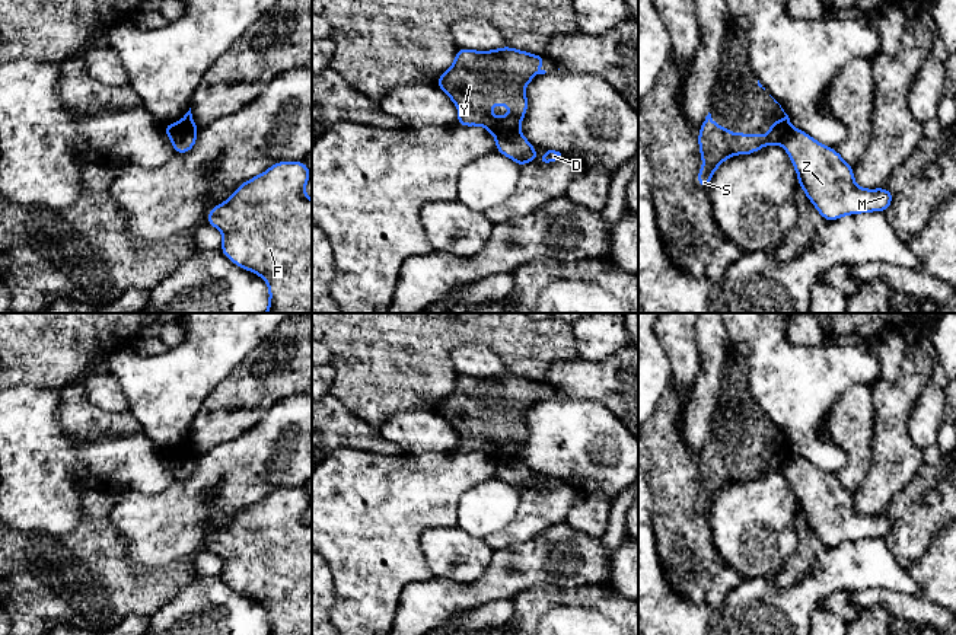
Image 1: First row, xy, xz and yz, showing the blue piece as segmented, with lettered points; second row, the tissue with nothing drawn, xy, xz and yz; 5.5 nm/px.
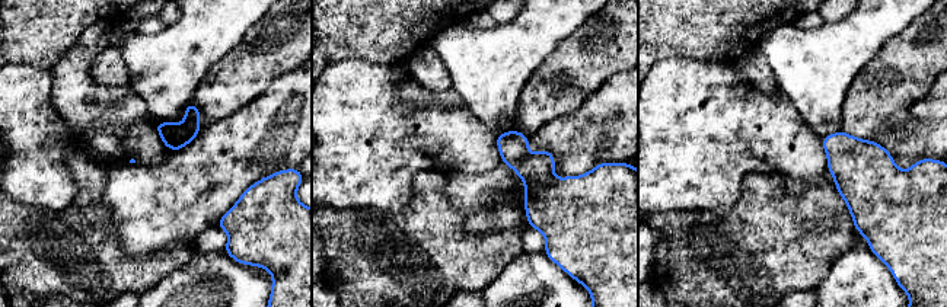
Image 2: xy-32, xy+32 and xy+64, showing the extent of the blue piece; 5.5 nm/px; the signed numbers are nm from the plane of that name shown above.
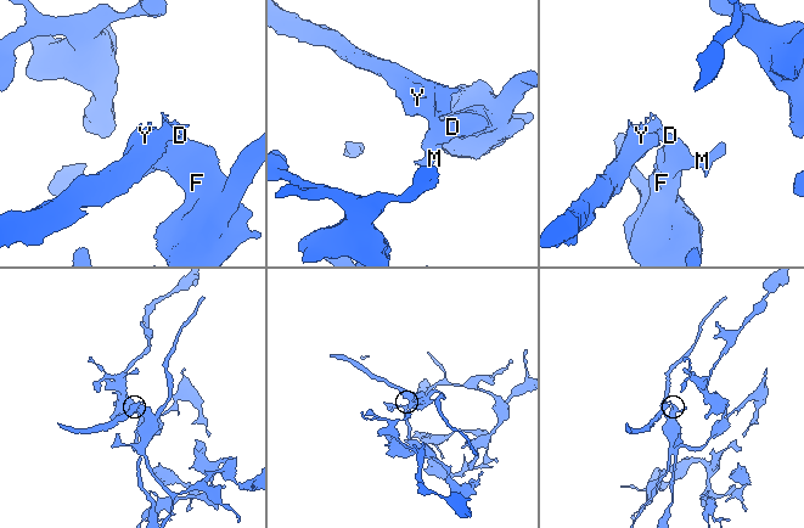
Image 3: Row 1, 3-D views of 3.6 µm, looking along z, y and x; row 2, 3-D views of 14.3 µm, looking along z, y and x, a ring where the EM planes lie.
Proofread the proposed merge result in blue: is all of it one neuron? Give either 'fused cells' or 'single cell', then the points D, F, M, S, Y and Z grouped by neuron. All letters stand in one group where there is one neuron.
fused cells | D F M Z / S Y

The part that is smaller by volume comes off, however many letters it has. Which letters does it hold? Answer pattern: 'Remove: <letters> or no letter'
Remove: S, Y

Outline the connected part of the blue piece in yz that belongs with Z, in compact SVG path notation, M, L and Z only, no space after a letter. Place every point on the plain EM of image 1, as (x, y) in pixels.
M791 454L783 466L797 498L799 511L826 548L847 540L885 539L893 521L889 516L863 516L854 508L853 494L831 473Z

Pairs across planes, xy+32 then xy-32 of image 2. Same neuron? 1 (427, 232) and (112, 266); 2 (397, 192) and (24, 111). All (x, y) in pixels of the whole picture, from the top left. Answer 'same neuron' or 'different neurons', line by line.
1: same neuron
2: same neuron

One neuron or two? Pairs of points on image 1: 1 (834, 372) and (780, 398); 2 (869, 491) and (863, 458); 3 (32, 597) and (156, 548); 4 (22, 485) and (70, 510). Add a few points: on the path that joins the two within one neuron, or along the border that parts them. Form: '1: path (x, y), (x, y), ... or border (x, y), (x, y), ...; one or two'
1: path (821, 373), (793, 386); one
2: border (873, 443), (872, 468), (853, 495); two
3: border (114, 527), (133, 568), (161, 567); two
4: path (34, 485), (59, 510); one

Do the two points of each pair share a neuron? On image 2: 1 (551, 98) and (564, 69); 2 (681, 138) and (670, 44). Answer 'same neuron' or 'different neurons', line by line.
1: same neuron
2: different neurons

